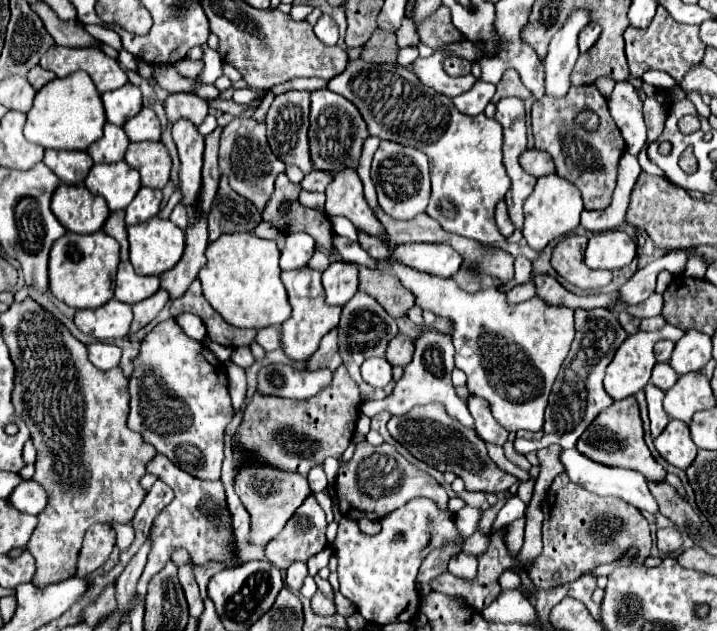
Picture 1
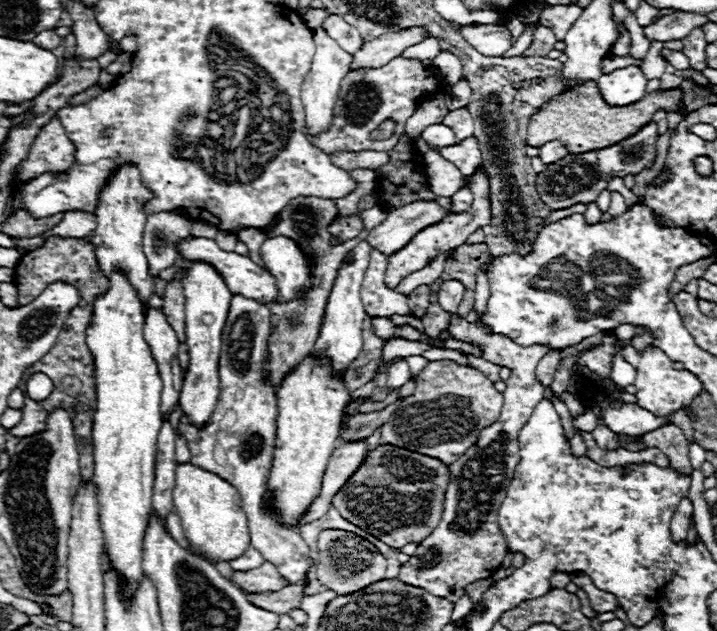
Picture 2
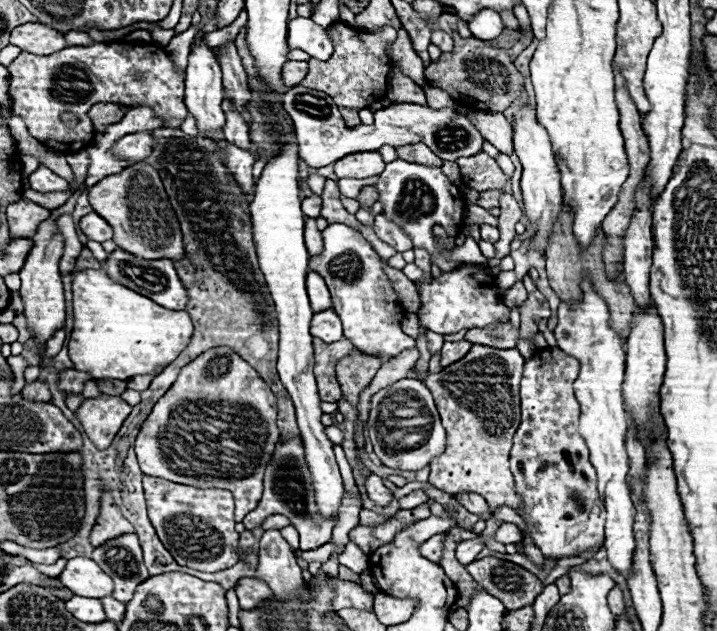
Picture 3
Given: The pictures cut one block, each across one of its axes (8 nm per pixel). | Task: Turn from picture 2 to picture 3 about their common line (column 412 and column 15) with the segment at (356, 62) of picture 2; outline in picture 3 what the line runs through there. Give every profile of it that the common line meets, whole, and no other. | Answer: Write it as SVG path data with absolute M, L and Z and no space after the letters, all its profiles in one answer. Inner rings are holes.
M26 22L22 26L16 26L12 30L10 44L22 50L30 50L32 54L54 54L68 46L62 32L42 22Z

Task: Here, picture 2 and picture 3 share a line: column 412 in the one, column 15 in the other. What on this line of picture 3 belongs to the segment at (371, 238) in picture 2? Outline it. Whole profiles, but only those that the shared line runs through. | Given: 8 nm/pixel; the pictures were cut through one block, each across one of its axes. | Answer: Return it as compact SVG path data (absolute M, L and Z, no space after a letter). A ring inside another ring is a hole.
M20 198L18 202L8 206L8 226L12 238L32 238L34 230L38 228L38 222L46 220L50 216L48 208L42 208L26 198Z

